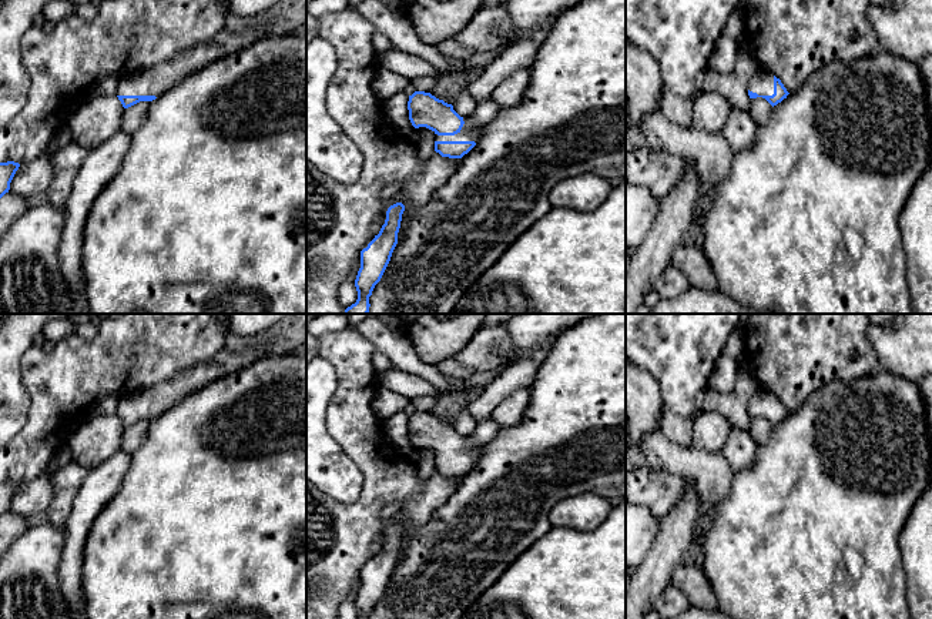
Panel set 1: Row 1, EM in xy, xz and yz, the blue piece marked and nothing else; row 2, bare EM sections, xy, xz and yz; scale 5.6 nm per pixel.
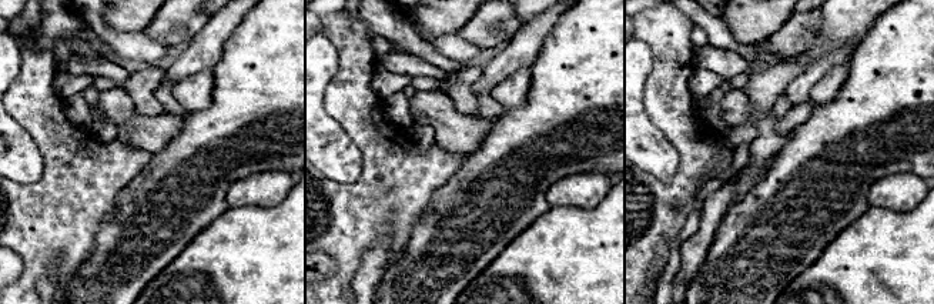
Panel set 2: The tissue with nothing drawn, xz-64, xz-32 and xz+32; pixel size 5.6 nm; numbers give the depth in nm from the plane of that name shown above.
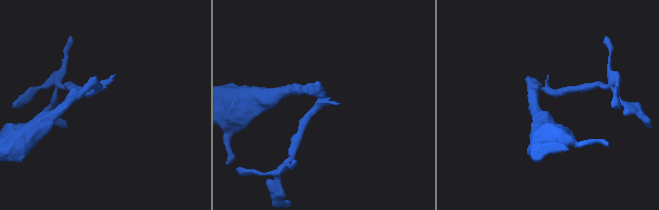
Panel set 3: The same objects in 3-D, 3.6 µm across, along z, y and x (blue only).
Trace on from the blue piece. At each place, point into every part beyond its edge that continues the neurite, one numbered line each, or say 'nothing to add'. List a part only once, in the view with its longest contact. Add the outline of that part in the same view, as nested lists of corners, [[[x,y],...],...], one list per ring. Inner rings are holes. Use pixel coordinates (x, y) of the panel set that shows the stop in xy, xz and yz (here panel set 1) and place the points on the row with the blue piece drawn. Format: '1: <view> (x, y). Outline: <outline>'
1: yz (761, 83). Outline: [[[758,67],[758,70],[748,83],[748,90],[757,93],[758,96],[772,96],[774,74],[762,67]]]

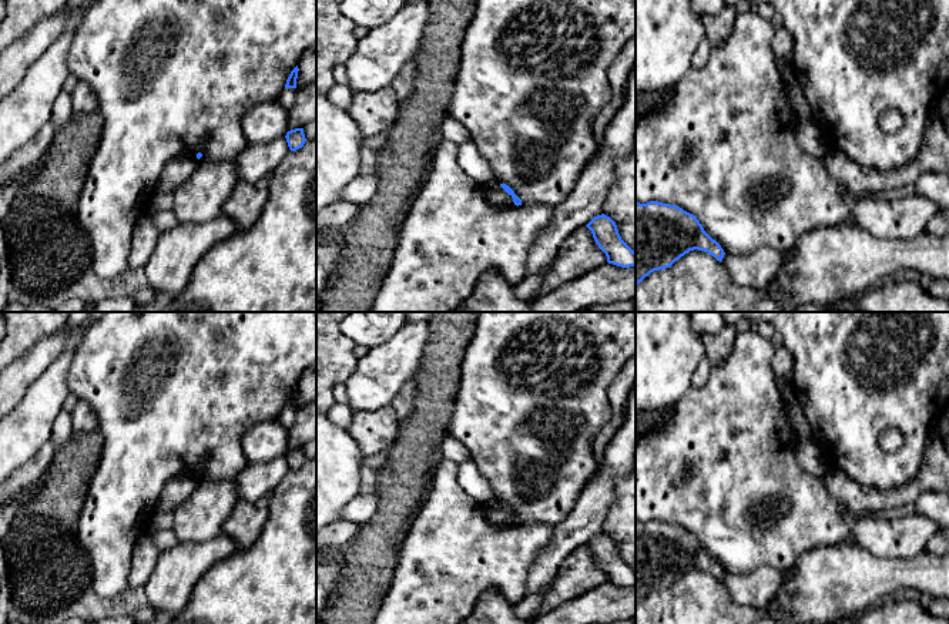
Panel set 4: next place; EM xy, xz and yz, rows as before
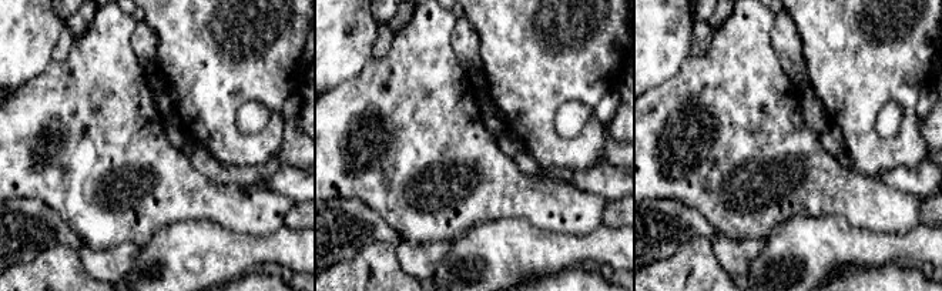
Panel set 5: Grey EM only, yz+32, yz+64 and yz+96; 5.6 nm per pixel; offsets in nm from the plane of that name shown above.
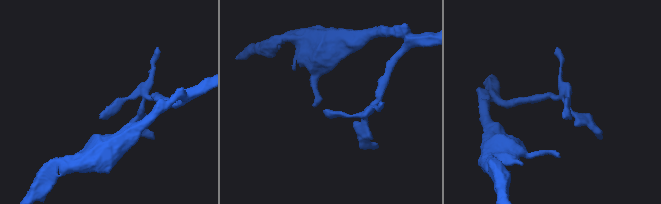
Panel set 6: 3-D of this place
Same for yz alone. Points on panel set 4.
nothing to add

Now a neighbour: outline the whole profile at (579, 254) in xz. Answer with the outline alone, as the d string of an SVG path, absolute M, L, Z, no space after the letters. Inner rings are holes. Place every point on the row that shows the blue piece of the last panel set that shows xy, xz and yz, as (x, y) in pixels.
M580 227L559 248L536 299L604 264L607 264L607 256L596 244L591 231Z

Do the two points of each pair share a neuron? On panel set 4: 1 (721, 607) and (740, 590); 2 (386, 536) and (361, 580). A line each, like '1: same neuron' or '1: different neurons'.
1: different neurons
2: same neuron

